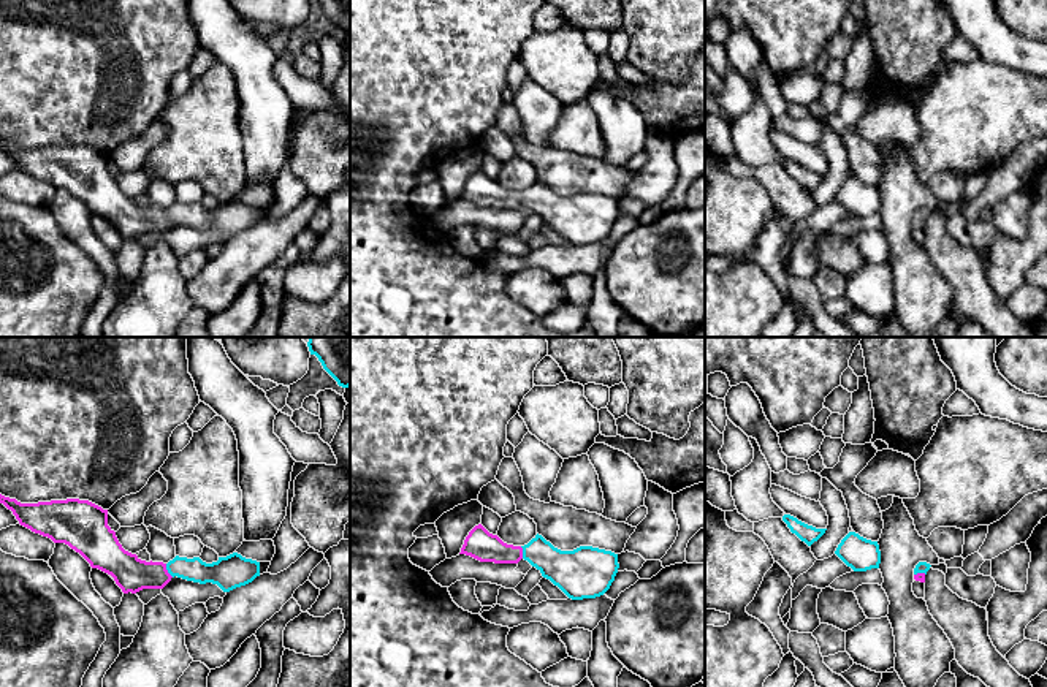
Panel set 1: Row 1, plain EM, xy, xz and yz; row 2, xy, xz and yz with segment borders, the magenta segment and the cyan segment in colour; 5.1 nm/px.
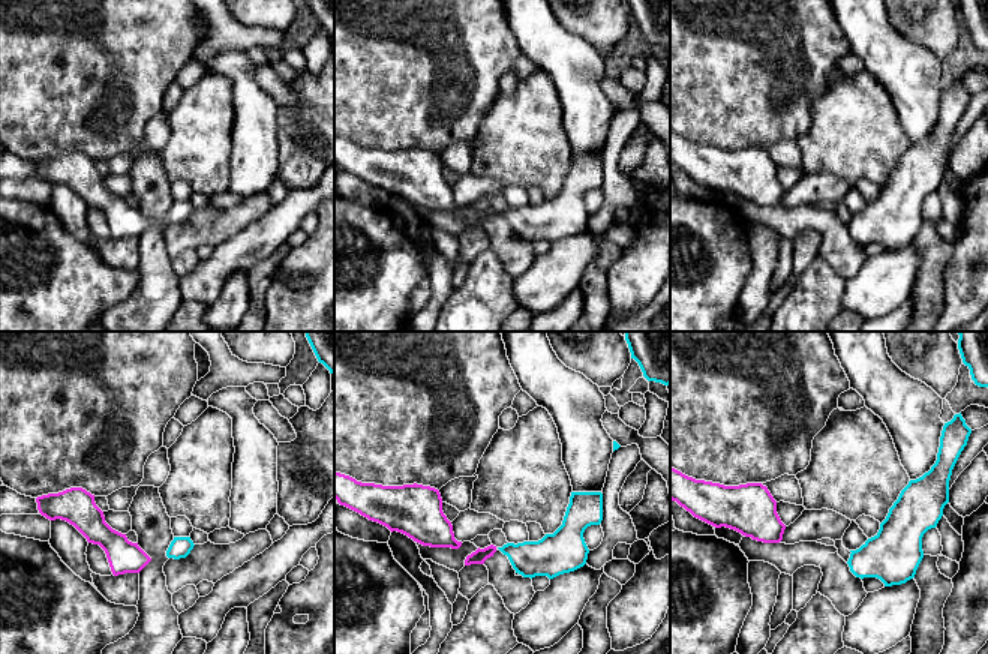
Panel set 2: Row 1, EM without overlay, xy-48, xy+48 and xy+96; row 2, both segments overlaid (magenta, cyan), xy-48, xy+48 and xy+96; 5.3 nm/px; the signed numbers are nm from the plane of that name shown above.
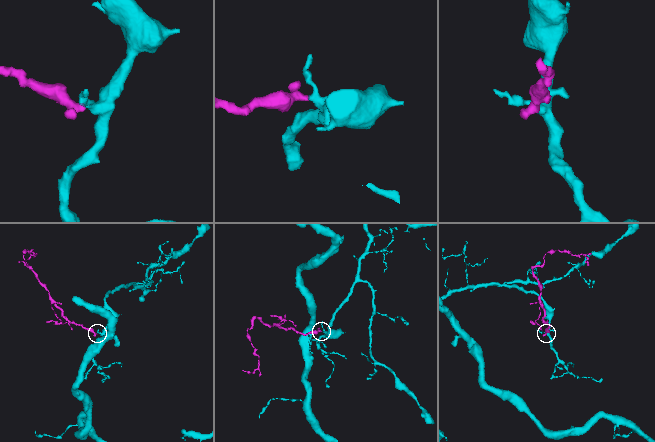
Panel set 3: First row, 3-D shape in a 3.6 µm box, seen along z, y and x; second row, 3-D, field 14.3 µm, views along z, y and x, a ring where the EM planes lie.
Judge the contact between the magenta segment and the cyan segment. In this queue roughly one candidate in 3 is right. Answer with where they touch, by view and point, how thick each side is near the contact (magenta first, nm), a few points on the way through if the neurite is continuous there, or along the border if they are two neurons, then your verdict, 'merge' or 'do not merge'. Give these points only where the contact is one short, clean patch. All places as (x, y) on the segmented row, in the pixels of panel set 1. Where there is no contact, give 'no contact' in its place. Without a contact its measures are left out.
contact xy (167, 570); calibres 180 and 120 nm; way xy (130, 573), (167, 570), (195, 570); merge

